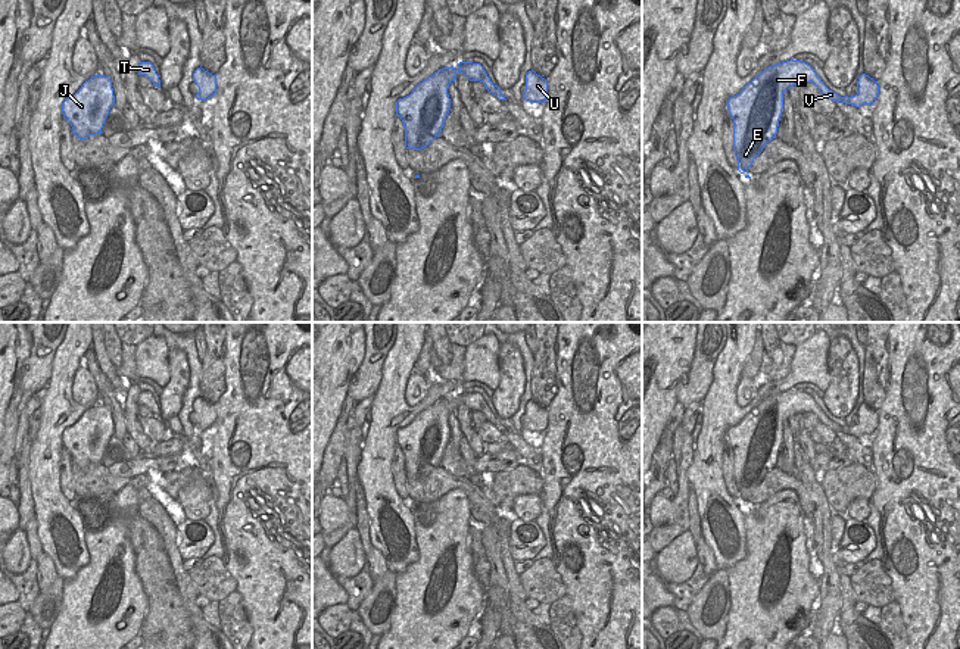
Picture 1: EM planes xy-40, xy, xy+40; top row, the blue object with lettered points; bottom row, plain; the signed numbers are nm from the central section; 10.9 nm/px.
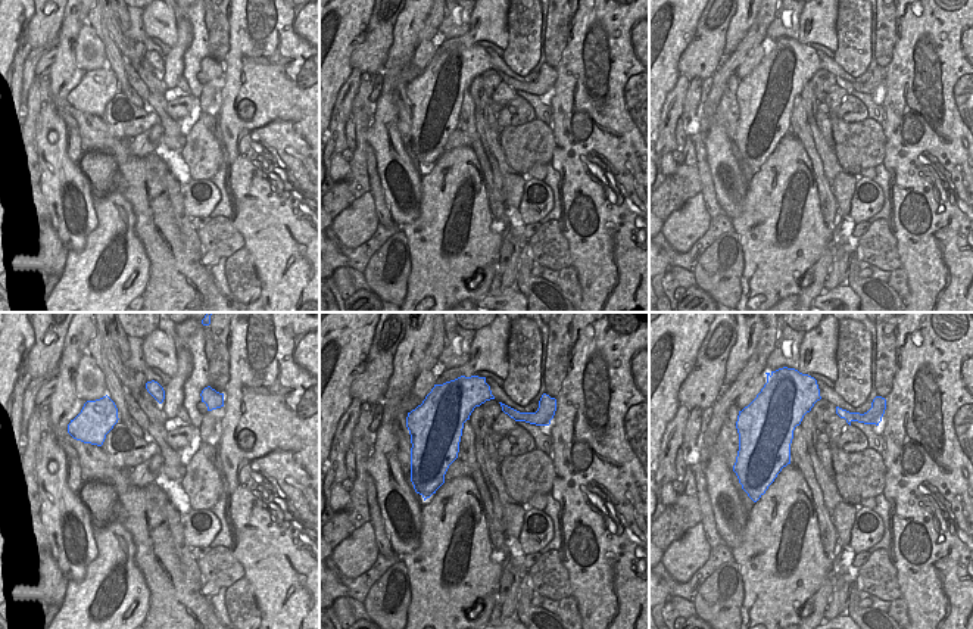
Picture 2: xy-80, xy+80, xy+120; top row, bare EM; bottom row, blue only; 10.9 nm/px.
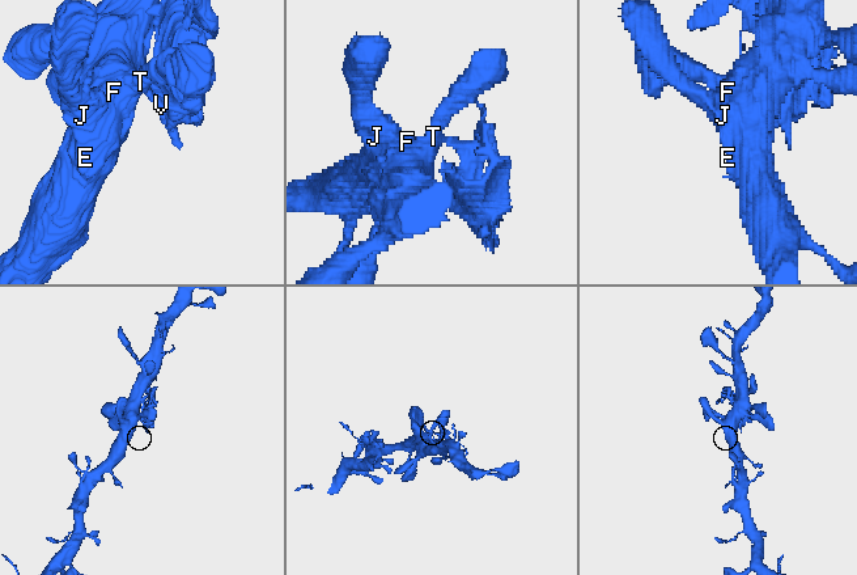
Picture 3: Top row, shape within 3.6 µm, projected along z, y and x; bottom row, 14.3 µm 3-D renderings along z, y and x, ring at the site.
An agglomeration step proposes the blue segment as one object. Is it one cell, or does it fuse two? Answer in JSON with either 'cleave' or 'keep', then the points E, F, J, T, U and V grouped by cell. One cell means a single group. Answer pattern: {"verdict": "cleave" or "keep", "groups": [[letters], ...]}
{"verdict": "cleave", "groups": [["E", "F", "J", "T"], ["U", "V"]]}

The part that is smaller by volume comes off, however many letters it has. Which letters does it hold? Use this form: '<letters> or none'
U, V

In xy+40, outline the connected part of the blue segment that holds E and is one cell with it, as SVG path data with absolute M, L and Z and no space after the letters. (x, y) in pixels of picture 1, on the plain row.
M791 389L769 396L726 431L733 449L733 478L741 503L747 503L766 474L776 468L783 422L813 408L819 406L808 393Z

